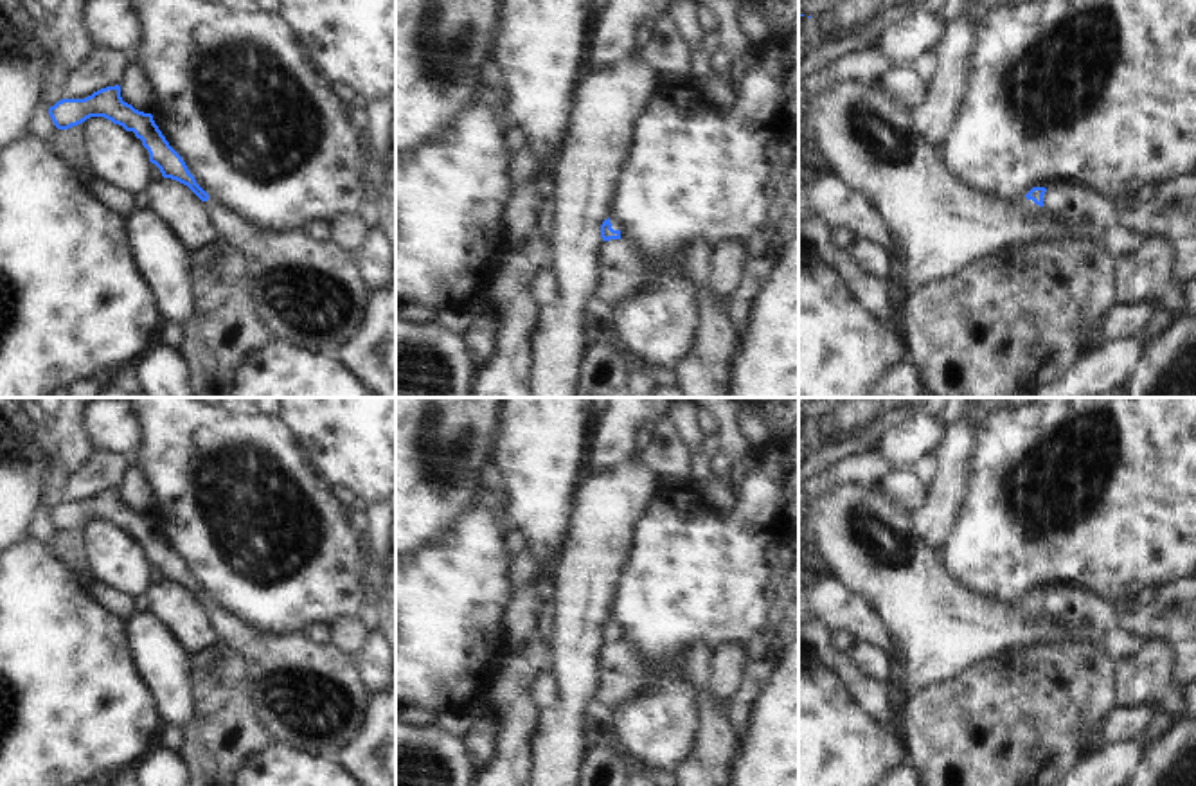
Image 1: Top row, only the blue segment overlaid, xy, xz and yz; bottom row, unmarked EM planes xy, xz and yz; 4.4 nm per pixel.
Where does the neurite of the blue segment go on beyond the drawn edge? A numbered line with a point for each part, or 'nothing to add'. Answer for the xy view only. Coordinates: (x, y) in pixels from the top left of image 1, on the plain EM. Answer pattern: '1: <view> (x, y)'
nothing to add

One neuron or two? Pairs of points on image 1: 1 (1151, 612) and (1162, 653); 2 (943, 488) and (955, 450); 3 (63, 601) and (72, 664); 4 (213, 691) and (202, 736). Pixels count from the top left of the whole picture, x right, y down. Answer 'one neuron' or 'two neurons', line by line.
1: two neurons
2: one neuron
3: one neuron
4: one neuron

